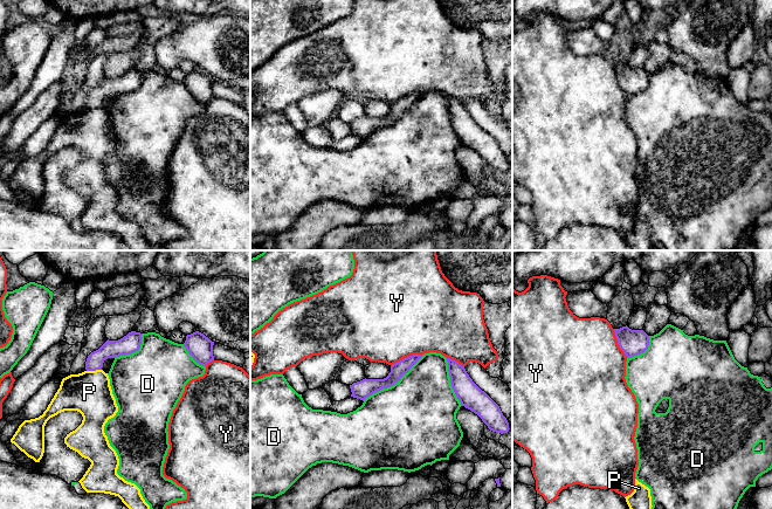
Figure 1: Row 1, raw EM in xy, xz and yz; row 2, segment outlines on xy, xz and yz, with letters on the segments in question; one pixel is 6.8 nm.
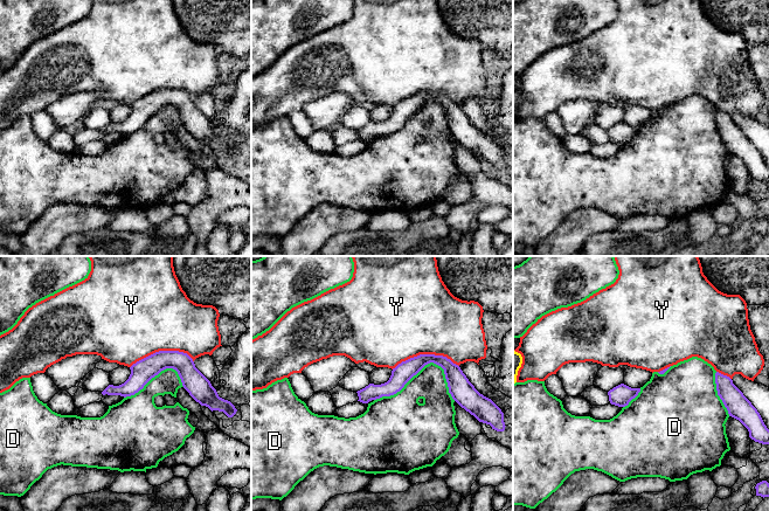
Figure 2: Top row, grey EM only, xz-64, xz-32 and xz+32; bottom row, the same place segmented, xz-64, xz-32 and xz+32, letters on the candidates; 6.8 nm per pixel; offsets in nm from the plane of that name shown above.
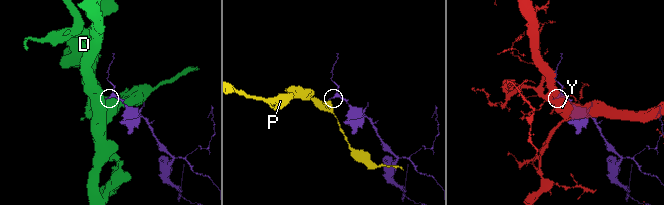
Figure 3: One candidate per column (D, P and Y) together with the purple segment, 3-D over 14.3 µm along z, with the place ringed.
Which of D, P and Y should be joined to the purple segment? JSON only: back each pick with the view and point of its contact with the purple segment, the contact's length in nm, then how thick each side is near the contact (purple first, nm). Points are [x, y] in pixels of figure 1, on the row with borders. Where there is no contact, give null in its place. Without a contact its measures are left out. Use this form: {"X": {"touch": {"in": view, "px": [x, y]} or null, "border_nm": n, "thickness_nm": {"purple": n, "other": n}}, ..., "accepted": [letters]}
{"accepted": []}

